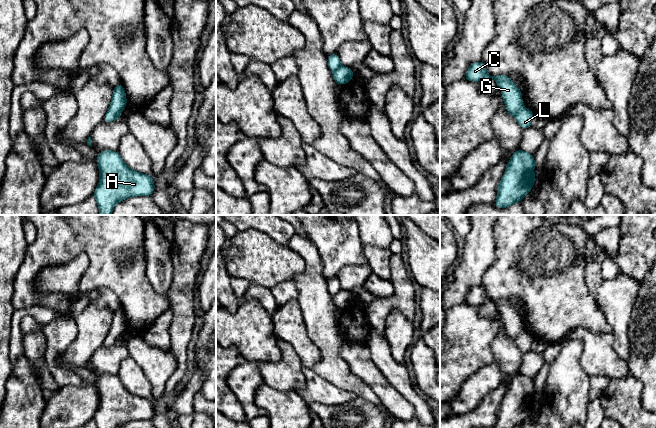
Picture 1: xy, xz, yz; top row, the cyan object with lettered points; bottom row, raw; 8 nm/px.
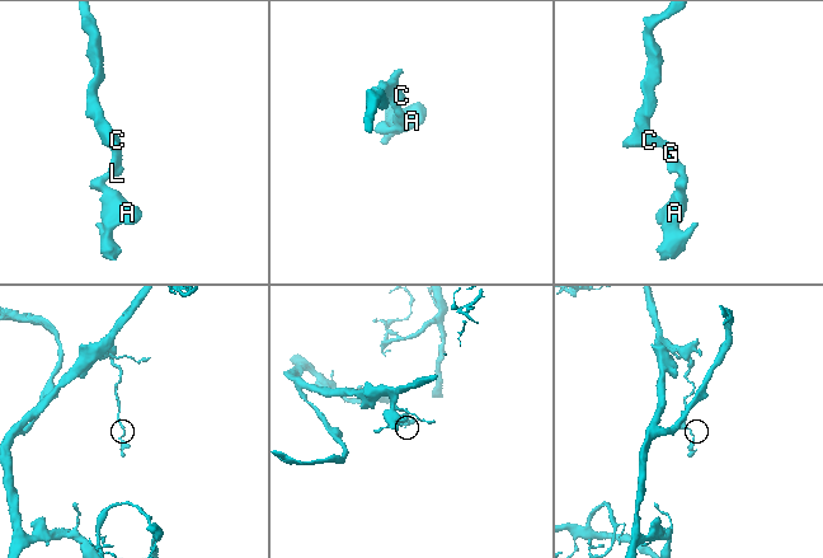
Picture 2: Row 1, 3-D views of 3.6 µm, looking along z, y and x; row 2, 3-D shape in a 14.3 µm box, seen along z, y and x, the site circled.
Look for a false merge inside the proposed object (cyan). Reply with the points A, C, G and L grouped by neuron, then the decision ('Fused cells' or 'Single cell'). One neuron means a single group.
Groups: A L / C G. Fused cells

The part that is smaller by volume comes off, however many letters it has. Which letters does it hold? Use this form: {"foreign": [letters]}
{"foreign": ["A", "L"]}

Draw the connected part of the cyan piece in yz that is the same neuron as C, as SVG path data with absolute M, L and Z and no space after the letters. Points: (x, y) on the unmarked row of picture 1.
M484 286L472 287L465 299L465 304L478 306L486 302L492 302L501 313L502 321L508 337L515 341L518 335L523 331L522 316L511 305L508 299L490 300Z

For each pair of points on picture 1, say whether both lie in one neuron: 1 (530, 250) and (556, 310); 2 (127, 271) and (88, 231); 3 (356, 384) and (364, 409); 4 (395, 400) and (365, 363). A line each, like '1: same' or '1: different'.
1: same
2: same
3: different
4: same

